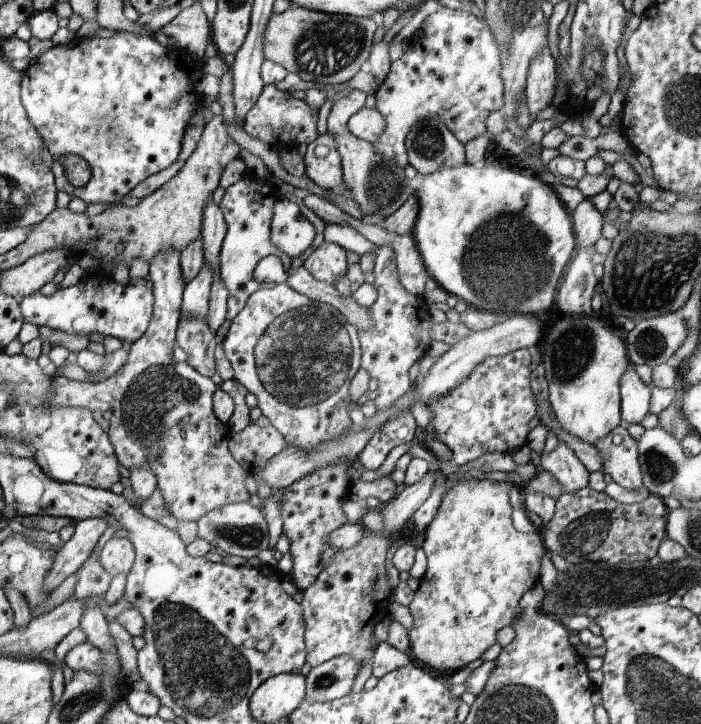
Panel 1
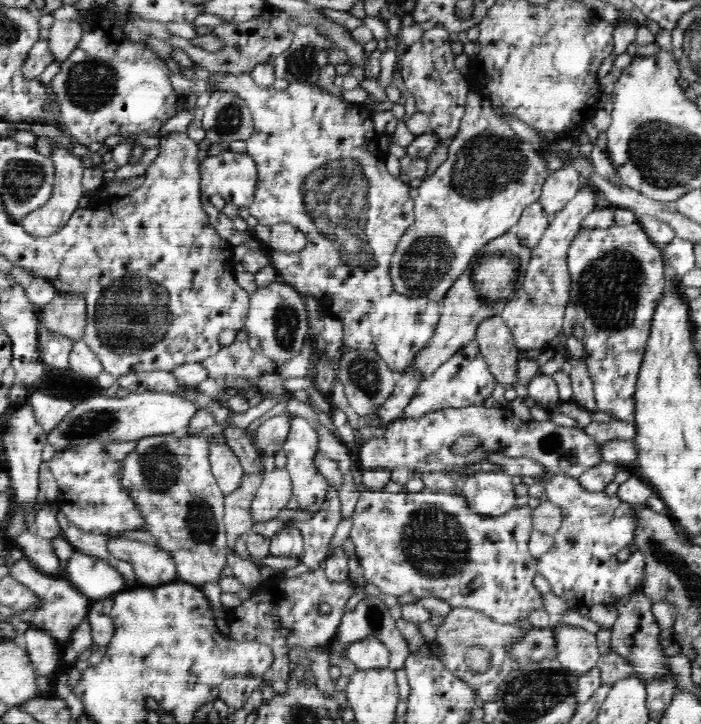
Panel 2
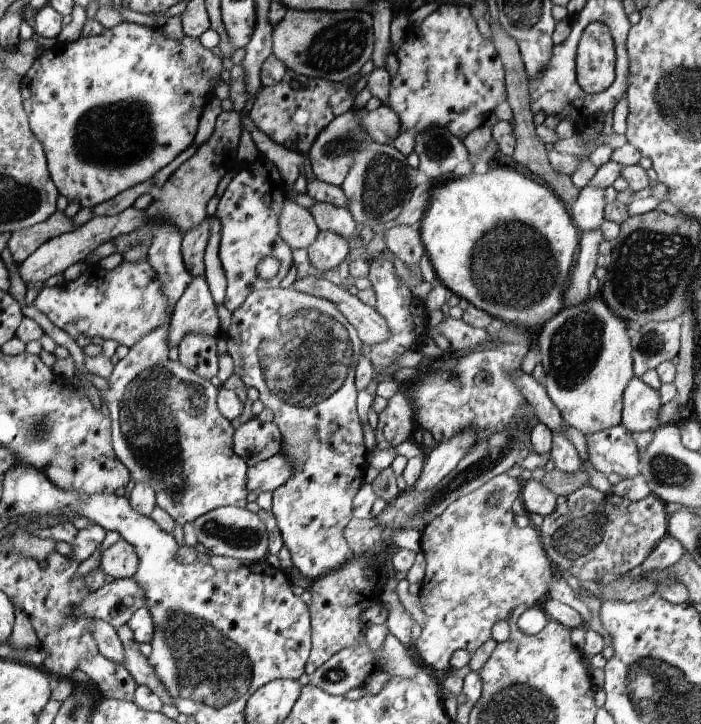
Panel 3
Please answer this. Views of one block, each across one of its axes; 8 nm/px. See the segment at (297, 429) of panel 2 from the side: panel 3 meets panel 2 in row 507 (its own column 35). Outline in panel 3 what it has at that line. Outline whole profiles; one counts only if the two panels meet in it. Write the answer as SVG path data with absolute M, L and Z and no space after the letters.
M147 261L138 265L124 262L113 272L86 267L76 281L44 288L31 305L25 304L21 310L25 317L38 325L40 314L44 314L54 326L74 340L80 336L88 339L99 336L129 348L167 320L167 307L160 293L159 280Z

